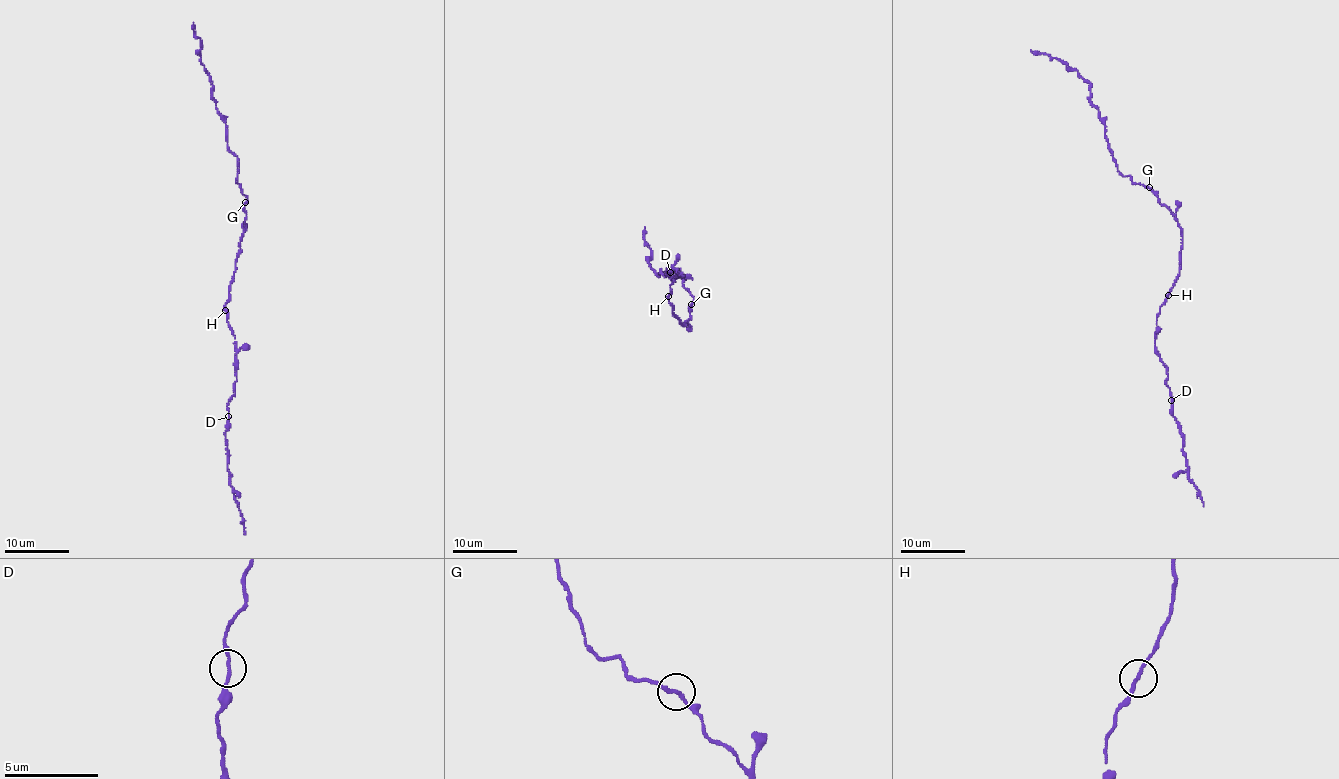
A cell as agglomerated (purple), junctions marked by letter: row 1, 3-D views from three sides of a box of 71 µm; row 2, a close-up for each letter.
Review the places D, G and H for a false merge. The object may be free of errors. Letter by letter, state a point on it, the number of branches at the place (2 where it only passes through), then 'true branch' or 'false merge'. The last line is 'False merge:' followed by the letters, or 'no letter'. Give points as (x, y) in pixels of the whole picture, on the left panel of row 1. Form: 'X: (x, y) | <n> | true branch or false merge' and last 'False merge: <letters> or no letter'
D: (228, 416) | 2 | true branch
G: (245, 202) | 2 | true branch
H: (225, 310) | 2 | true branch
False merge: no letter

